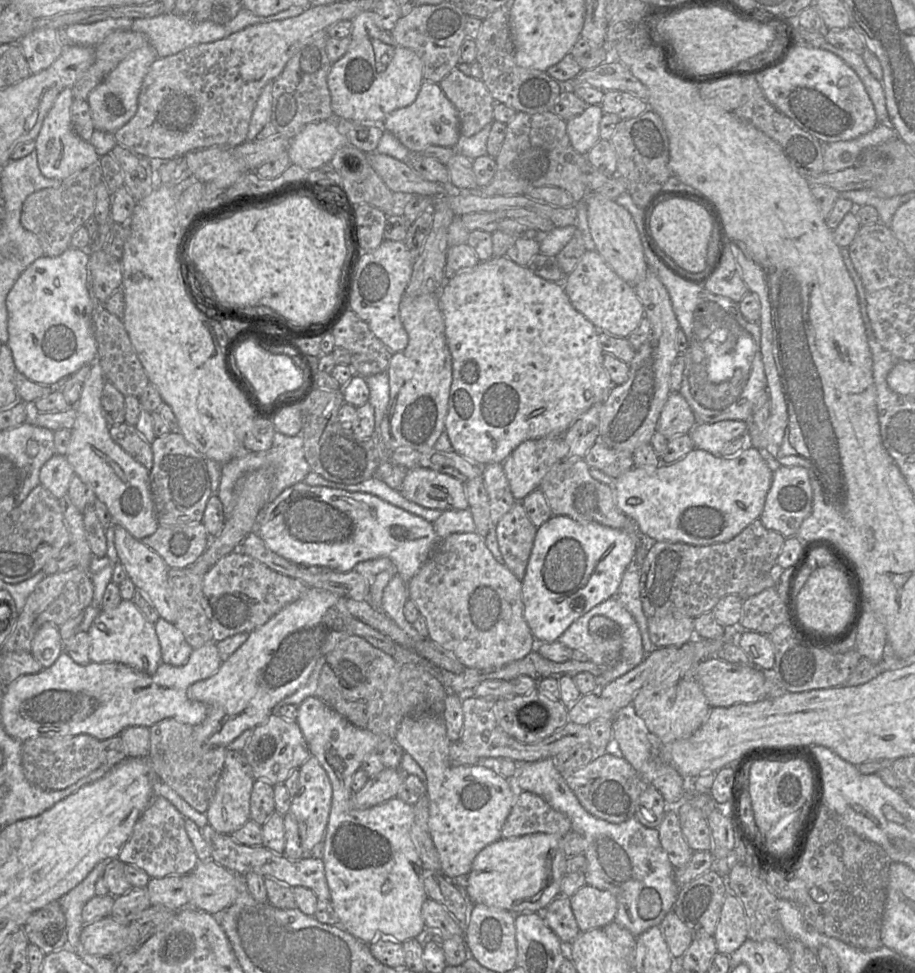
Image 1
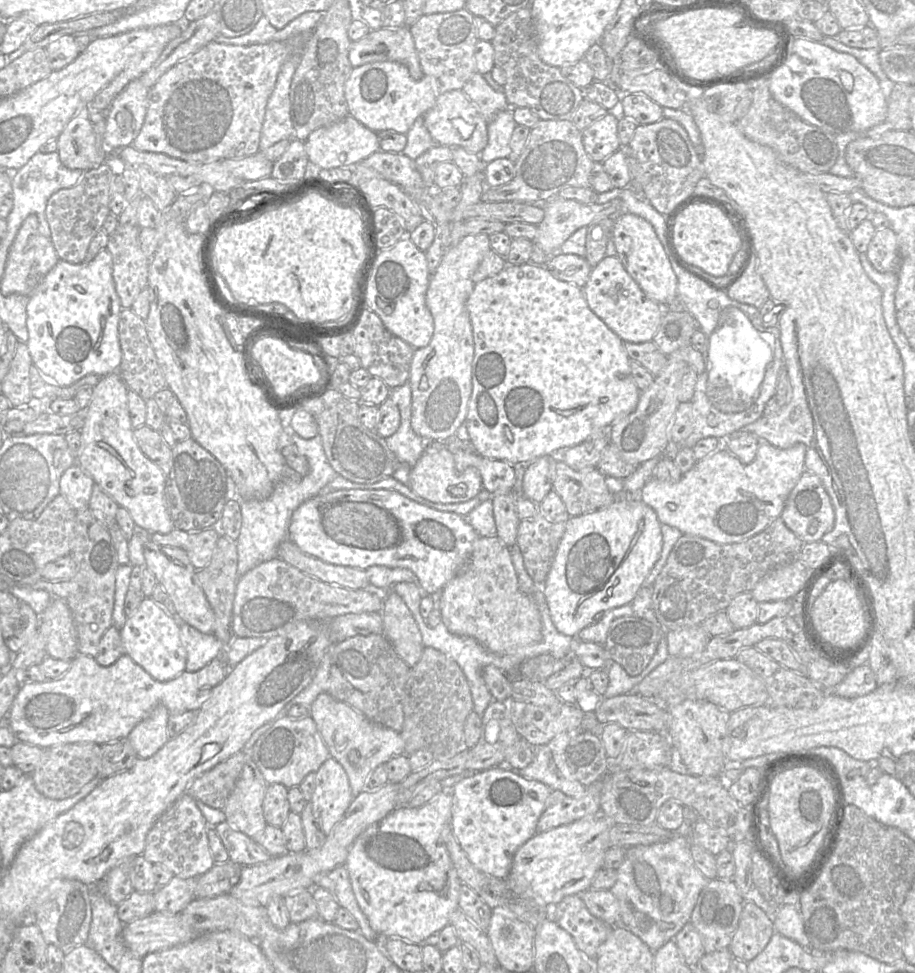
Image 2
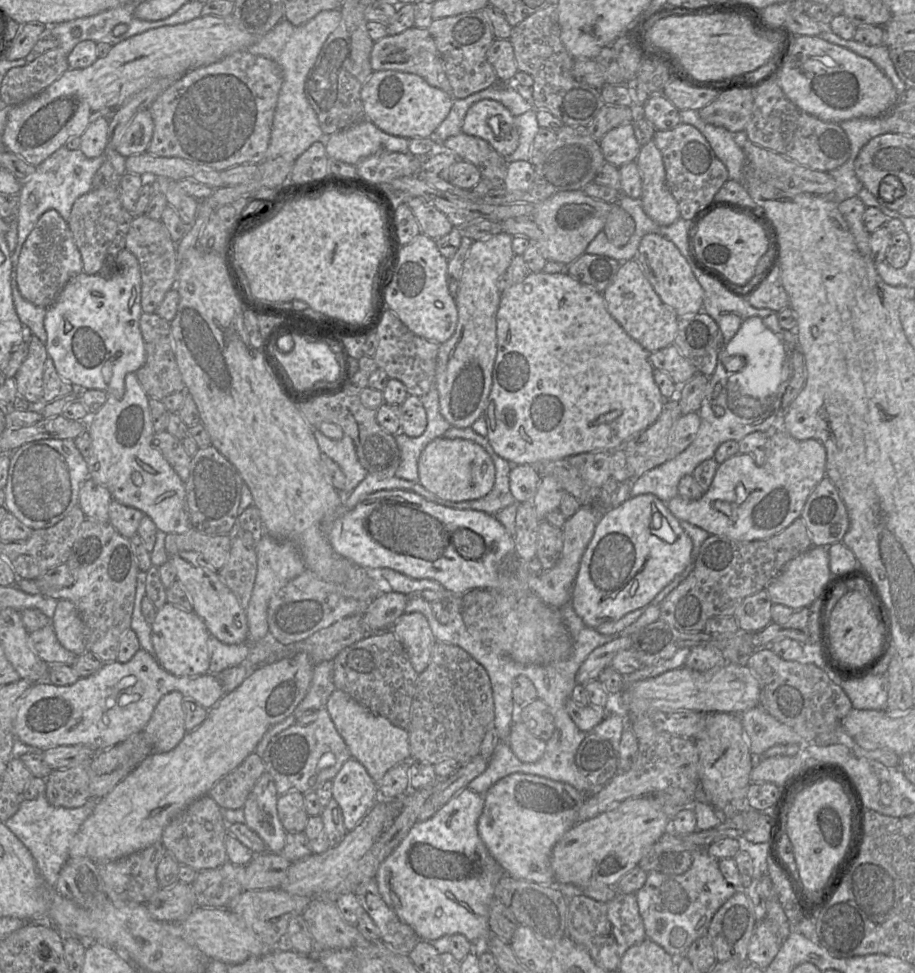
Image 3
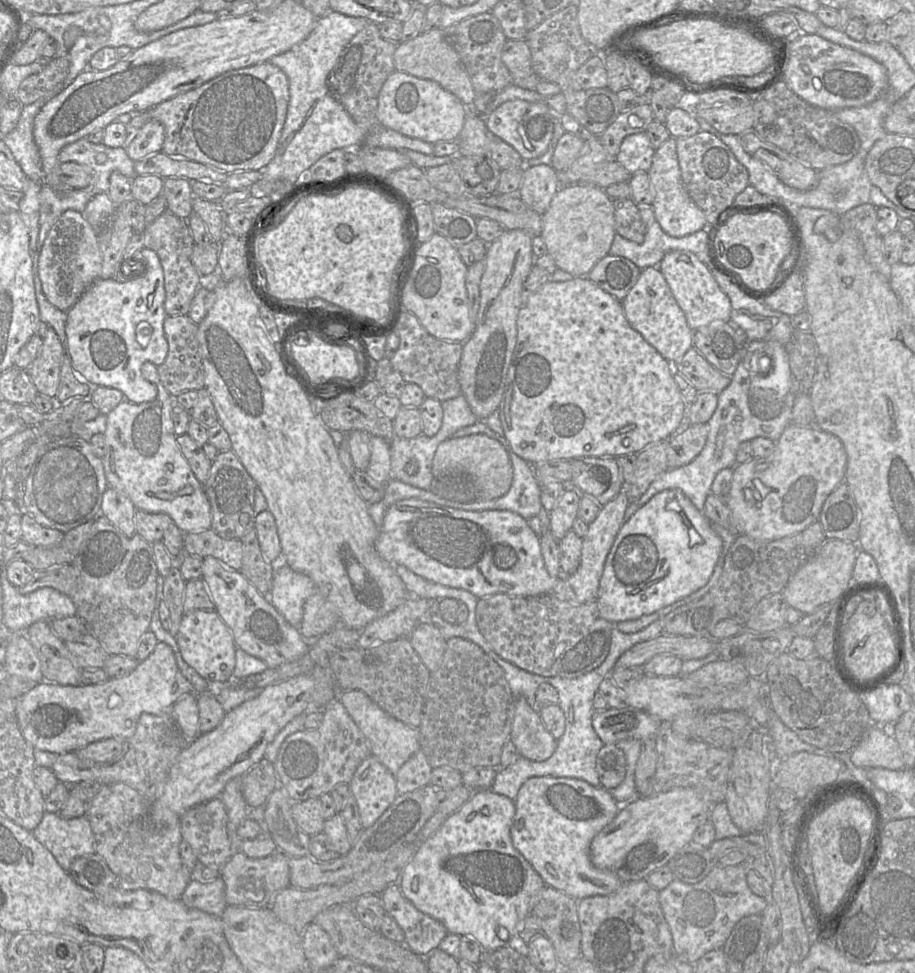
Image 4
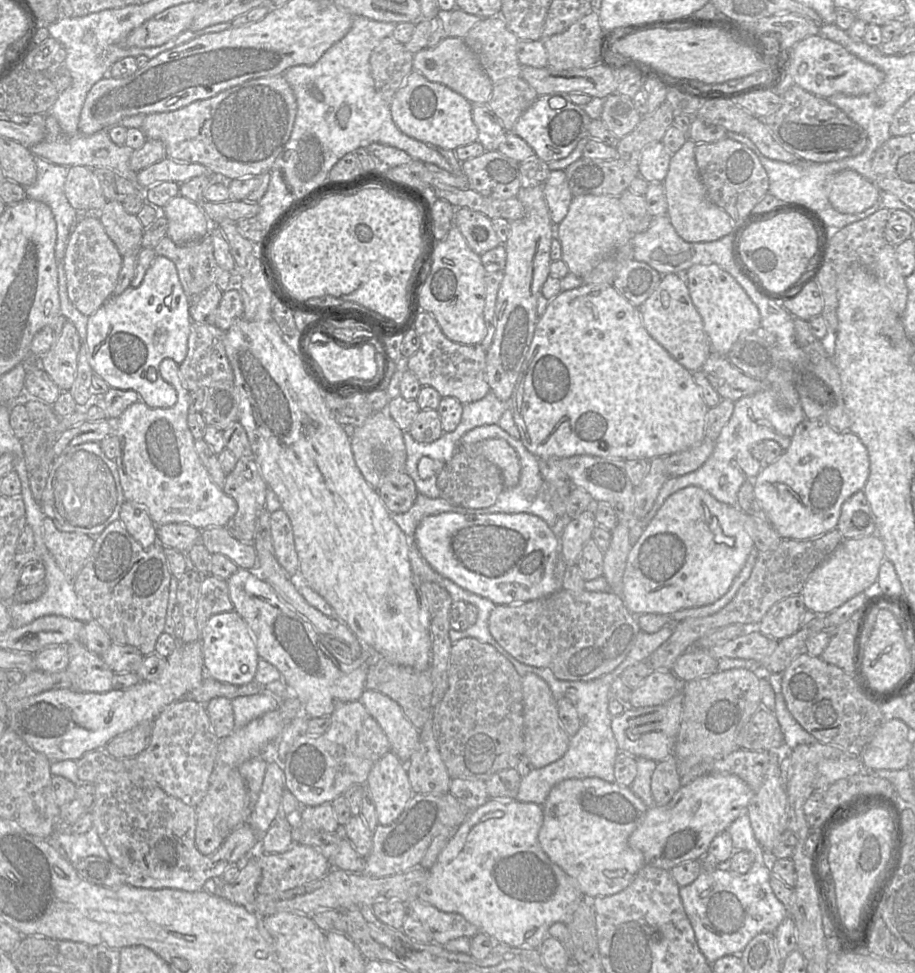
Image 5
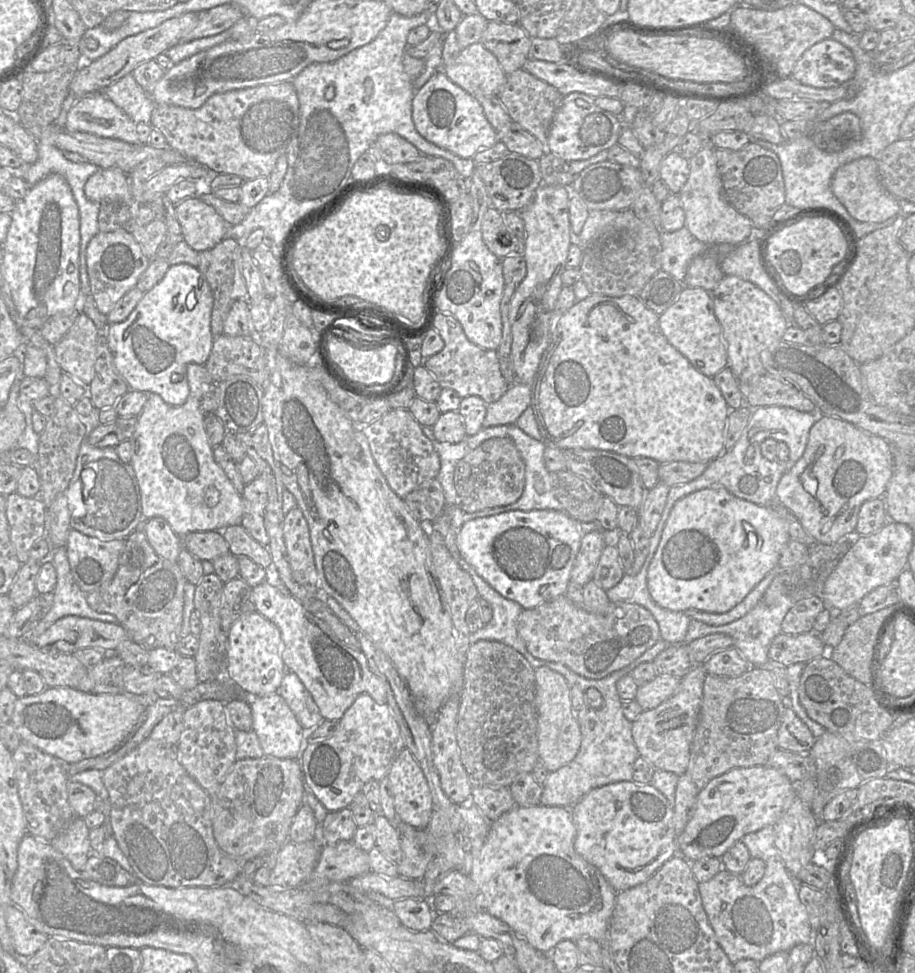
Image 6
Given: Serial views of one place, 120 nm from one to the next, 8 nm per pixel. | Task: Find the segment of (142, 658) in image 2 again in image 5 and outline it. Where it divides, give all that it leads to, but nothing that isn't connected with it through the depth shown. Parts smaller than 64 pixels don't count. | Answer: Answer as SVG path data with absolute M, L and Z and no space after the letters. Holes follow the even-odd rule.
M230 611L210 616L202 630L199 642L208 677L232 685L244 685L254 681L260 658L254 635L238 613Z

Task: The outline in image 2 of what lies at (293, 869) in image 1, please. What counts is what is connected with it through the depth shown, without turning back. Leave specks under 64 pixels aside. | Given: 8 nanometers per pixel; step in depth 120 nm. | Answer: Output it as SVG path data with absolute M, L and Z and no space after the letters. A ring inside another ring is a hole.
M226 822L211 825L221 839L228 855L229 861L242 866L253 866L264 863L273 856L252 837L232 829ZM344 865L317 876L314 881L314 886L329 890L340 907L351 912L356 918L359 923L358 931L367 939L379 943L379 935L370 927L368 919L358 905L353 892L349 872Z

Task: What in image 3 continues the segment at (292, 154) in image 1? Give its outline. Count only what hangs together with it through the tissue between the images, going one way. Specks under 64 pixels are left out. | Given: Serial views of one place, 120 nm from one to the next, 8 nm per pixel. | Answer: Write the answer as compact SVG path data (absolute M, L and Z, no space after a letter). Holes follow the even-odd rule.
M368 119L327 136L327 155L350 165L379 152L408 152L409 139L387 134Z

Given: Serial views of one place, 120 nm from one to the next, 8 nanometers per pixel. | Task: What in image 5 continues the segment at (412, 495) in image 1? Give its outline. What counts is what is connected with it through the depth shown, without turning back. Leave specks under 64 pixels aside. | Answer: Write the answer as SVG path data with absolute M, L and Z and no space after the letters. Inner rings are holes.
M486 439L471 445L460 445L460 451L468 454L481 455L495 464L503 479L506 489L518 483L520 475L520 461L515 450L502 439Z

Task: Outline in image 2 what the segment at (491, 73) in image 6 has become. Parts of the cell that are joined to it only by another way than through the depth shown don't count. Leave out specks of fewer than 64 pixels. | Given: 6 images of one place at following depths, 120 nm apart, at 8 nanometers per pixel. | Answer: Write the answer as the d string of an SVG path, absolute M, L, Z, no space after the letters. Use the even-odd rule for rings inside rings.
M408 26L394 28L381 27L370 31L362 39L353 41L349 48L349 61L353 67L374 62L395 61L404 64L415 80L420 80L424 76L414 39Z

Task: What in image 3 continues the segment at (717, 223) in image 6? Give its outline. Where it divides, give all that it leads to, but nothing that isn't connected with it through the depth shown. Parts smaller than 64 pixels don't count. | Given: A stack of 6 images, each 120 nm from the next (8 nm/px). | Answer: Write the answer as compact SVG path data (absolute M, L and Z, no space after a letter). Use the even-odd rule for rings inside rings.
M652 141L641 146L635 163L642 180L644 211L660 226L673 224L680 219L678 205L666 183L662 155Z

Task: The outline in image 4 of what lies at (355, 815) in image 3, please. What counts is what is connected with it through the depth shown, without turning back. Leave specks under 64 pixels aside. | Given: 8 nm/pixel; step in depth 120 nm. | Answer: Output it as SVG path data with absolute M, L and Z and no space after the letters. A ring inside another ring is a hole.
M373 755L358 766L349 787L364 829L372 826L399 795L395 774Z

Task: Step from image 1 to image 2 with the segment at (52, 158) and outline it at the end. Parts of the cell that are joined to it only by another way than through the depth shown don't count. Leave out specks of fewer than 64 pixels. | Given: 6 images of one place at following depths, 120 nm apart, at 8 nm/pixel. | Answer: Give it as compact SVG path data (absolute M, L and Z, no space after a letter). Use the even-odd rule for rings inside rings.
M88 106L77 111L56 141L56 152L68 169L87 171L107 159L102 137L96 135L91 123Z

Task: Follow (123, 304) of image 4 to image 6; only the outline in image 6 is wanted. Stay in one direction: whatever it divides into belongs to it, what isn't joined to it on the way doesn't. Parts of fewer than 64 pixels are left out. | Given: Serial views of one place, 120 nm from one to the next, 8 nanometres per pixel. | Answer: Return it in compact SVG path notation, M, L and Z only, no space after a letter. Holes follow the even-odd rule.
M188 264L170 265L163 279L150 291L146 292L143 295L142 299L127 319L119 323L108 324L104 332L104 337L106 338L107 346L113 354L115 367L117 368L120 375L125 379L131 390L158 394L167 404L171 406L178 406L189 397L190 390L187 383L186 368L188 364L204 365L210 355L213 340L215 337L211 330L211 317L213 305L214 297L212 290L197 267Z

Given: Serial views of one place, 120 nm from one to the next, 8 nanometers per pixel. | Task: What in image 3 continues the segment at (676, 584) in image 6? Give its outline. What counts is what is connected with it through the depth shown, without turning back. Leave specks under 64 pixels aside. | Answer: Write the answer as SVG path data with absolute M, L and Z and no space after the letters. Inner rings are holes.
M642 494L635 497L631 496L628 500L626 500L622 504L614 508L611 508L610 510L607 510L601 514L598 523L595 527L594 534L580 560L579 570L572 588L570 605L577 614L577 616L579 616L582 619L583 623L587 627L596 628L599 625L604 624L605 622L618 620L636 609L651 604L651 602L654 600L656 595L660 593L669 583L674 581L676 578L680 578L680 581L685 579L689 575L689 573L693 570L694 558L695 555L694 555L693 541L691 540L689 535L684 531L684 529L681 527L680 520L677 519L669 511L666 502L662 501L661 499L659 499L658 497L652 494Z

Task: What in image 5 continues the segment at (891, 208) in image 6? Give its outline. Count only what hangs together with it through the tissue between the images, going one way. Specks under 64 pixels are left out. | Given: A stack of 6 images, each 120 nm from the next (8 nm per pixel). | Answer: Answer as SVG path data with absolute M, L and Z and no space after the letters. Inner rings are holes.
M852 170L841 171L827 182L829 202L843 214L858 214L879 205L880 193L875 184Z

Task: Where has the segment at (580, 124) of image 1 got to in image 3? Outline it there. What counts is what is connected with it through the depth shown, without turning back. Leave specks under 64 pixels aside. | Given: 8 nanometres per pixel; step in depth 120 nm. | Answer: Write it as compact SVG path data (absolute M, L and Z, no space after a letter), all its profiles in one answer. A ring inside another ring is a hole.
M631 124L618 126L607 132L599 141L599 146L606 162L616 167L635 162L641 148Z

